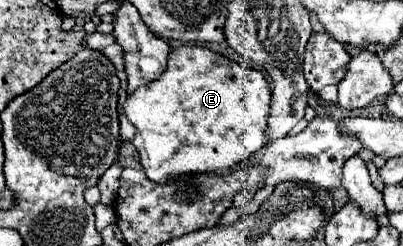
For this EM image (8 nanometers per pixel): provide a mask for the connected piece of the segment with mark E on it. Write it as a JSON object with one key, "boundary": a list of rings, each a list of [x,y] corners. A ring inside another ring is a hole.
{"boundary":[[[177,46],[169,54],[169,66],[161,78],[137,88],[125,102],[125,114],[137,128],[133,146],[139,152],[141,166],[151,182],[173,182],[183,174],[229,174],[267,142],[267,114],[271,90],[265,76],[245,68],[203,46]]]}

